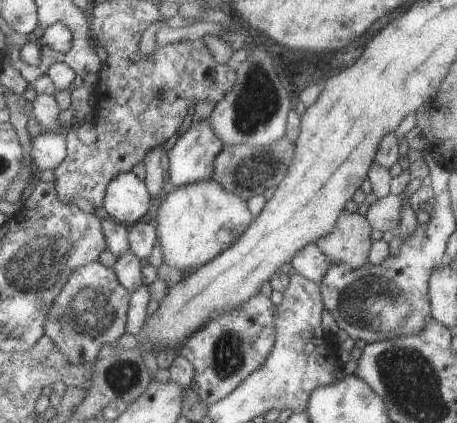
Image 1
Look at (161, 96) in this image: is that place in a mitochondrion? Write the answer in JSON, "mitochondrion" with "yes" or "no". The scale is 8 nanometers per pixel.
{"mitochondrion":"yes"}

